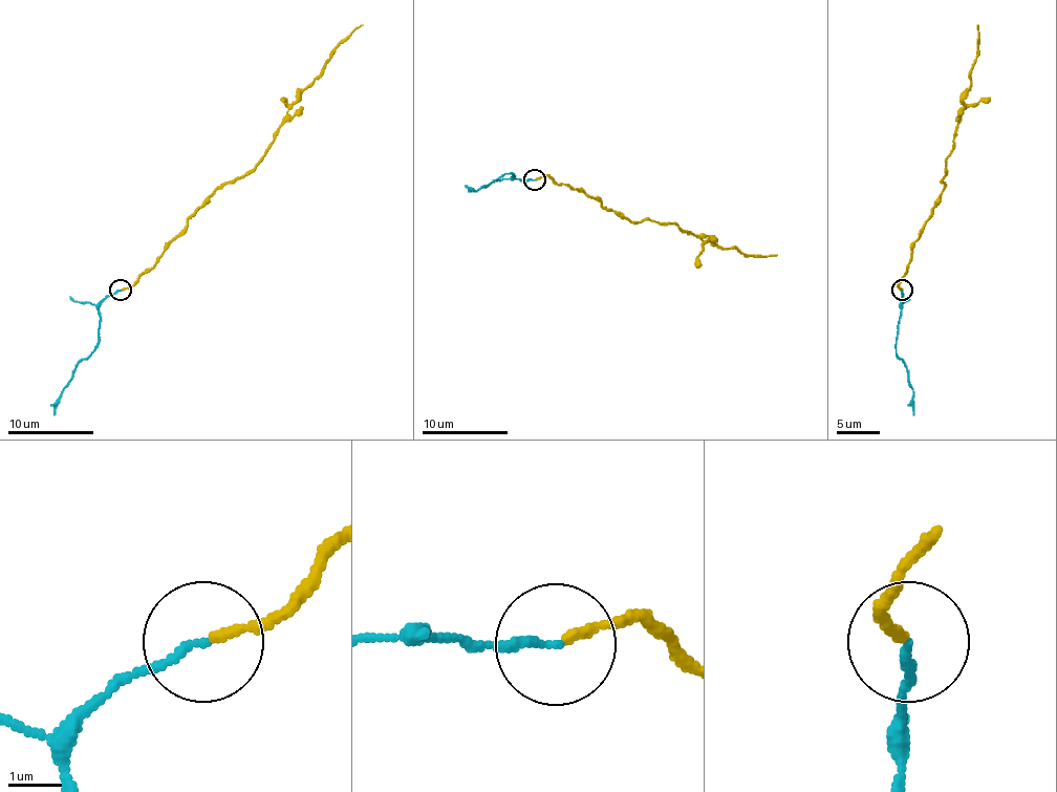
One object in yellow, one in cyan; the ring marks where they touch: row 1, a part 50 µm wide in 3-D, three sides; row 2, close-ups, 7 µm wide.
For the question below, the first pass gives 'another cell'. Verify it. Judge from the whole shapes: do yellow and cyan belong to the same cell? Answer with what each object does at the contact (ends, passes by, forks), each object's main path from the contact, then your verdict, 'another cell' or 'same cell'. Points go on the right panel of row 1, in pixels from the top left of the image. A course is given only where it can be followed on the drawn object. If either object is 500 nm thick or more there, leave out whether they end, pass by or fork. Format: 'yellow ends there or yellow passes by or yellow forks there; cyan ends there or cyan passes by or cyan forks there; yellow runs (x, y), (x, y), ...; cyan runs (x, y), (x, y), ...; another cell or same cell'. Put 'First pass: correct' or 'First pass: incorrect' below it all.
yellow ends there; cyan ends there; yellow runs (903, 289), (899, 282), (907, 273), (911, 243), (944, 190), (946, 159), (954, 147), (977, 54), (977, 25); cyan runs (903, 291), (897, 355), (907, 367), (907, 380), (913, 391), (913, 414); another cell
First pass: correct

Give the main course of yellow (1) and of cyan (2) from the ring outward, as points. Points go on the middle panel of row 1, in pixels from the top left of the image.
1: (535, 180), (549, 176), (558, 185), (582, 189), (631, 221), (673, 223), (683, 232), (745, 255), (776, 255)
2: (535, 180), (502, 174), (490, 185), (469, 191)

